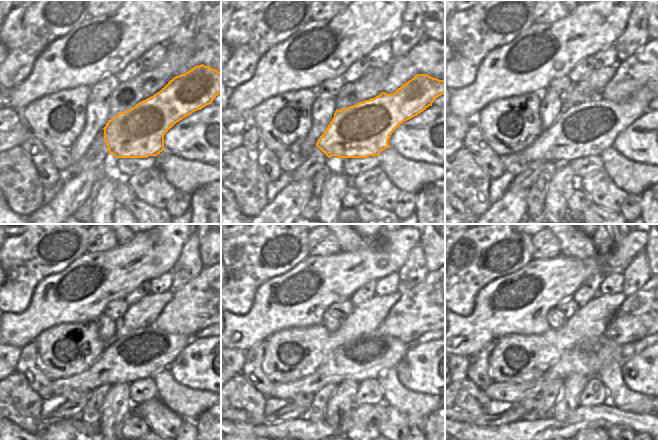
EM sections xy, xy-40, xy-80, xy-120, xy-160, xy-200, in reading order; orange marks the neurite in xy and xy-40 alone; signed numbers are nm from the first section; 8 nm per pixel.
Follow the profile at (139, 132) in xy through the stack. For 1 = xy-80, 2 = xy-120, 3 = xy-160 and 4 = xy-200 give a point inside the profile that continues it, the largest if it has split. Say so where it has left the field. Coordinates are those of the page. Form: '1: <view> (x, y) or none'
1: xy-80 (587, 129)
2: xy-120 (142, 353)
3: xy-160 (366, 356)
4: xy-200 (587, 358)

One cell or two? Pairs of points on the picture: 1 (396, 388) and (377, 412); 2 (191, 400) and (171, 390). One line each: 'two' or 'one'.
1: two
2: one

